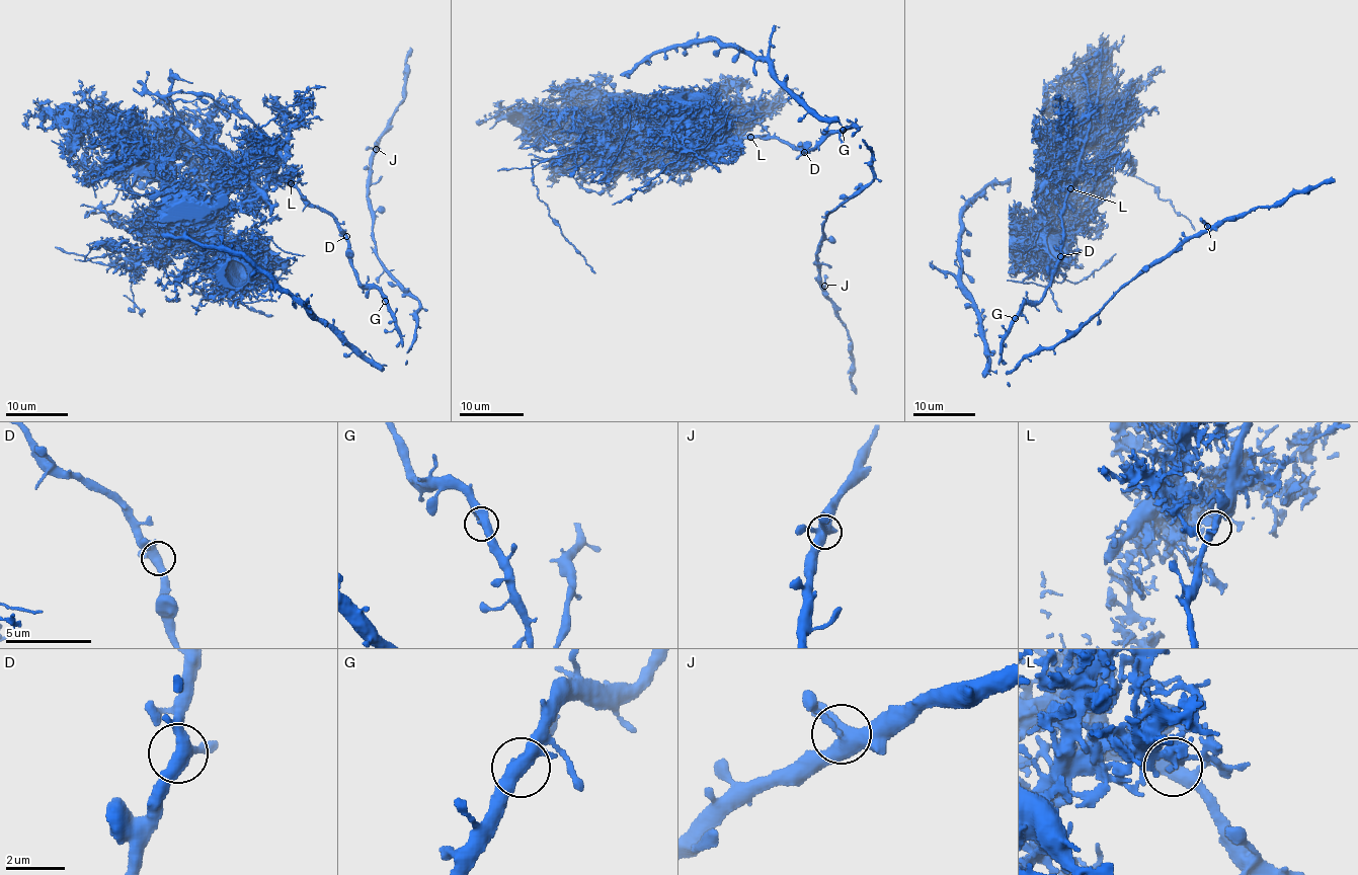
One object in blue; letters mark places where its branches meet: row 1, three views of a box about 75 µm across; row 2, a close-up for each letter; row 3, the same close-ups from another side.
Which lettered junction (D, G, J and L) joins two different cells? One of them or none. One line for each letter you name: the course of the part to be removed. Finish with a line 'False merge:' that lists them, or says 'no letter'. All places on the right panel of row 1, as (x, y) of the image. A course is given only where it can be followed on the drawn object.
L: (1070, 188), (1070, 168), (1057, 181), (1069, 193), (1117, 165), (1194, 231)
False merge: L

